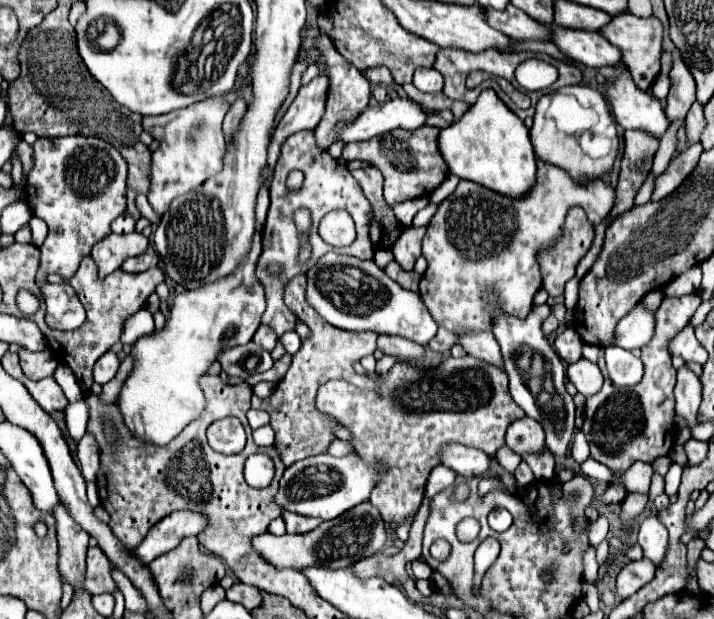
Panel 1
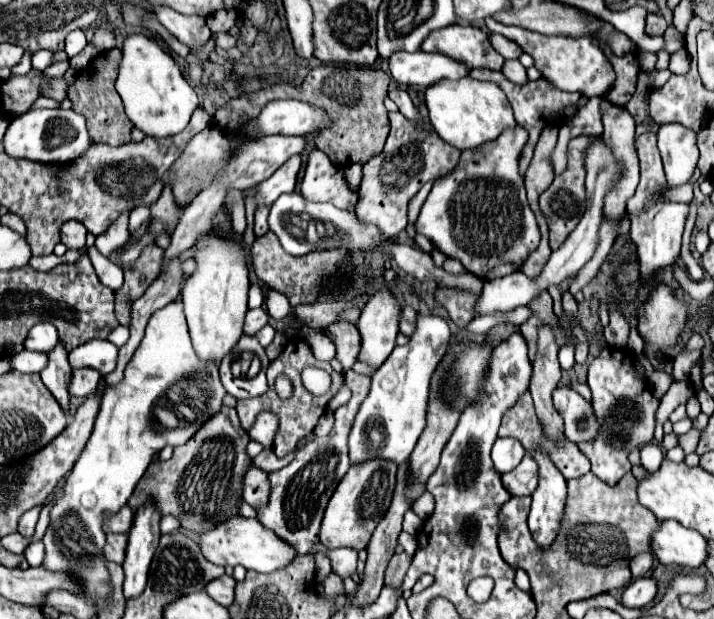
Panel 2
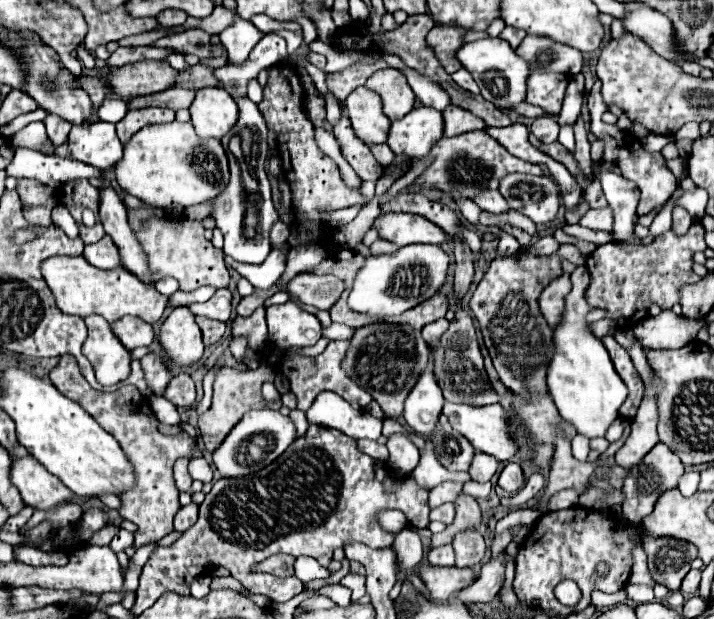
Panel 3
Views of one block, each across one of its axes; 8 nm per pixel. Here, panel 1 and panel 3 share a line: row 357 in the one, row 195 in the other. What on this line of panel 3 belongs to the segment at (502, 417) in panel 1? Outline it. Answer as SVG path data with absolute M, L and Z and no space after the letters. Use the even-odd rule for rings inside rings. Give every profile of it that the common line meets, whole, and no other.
M484 130L482 132L464 132L464 134L452 136L452 138L440 138L430 154L434 156L434 162L430 164L430 168L424 170L424 174L420 174L416 178L416 182L422 186L428 186L428 188L444 190L450 196L454 190L458 194L462 194L464 198L472 198L474 194L478 194L478 190L486 190L486 188L494 190L494 188L498 188L500 178L506 174L512 174L512 172L544 176L540 166L524 162L524 160L508 154L508 150L504 150L504 146L500 146Z

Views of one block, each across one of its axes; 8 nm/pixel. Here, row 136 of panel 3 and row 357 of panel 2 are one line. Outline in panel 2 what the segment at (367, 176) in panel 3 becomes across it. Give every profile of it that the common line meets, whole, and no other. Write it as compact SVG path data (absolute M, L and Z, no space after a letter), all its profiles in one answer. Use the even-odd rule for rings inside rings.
M336 322L326 328L326 336L336 344L336 358L350 370L360 354L360 332L352 322Z

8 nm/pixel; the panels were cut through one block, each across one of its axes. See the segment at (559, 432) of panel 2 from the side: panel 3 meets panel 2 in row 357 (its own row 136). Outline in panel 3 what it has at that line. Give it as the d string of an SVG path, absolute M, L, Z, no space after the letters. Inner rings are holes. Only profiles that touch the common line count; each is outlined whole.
M550 116L536 118L534 124L530 126L530 132L532 132L540 142L546 142L546 144L556 142L556 138L558 138L558 130L560 130L558 122L556 122L554 118L550 118Z

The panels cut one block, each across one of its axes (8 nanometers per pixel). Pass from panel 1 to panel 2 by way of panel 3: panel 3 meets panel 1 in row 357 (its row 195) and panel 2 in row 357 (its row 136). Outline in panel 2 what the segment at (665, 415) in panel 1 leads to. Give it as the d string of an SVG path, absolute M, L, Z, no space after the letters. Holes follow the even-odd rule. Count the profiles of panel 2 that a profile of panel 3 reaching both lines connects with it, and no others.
M604 348L588 368L588 386L592 390L592 408L600 420L600 436L596 436L592 444L578 444L578 448L592 462L592 472L612 486L630 472L632 464L628 462L628 454L652 442L660 400L652 394L650 386L636 376L634 355L626 348Z

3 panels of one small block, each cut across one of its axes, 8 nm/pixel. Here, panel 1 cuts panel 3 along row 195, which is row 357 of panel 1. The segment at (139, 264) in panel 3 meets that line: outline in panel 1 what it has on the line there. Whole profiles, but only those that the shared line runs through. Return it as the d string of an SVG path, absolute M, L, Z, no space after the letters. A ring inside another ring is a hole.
M106 352L94 366L94 382L96 384L106 384L110 382L116 372L118 372L118 366L120 366L120 360L114 352Z

